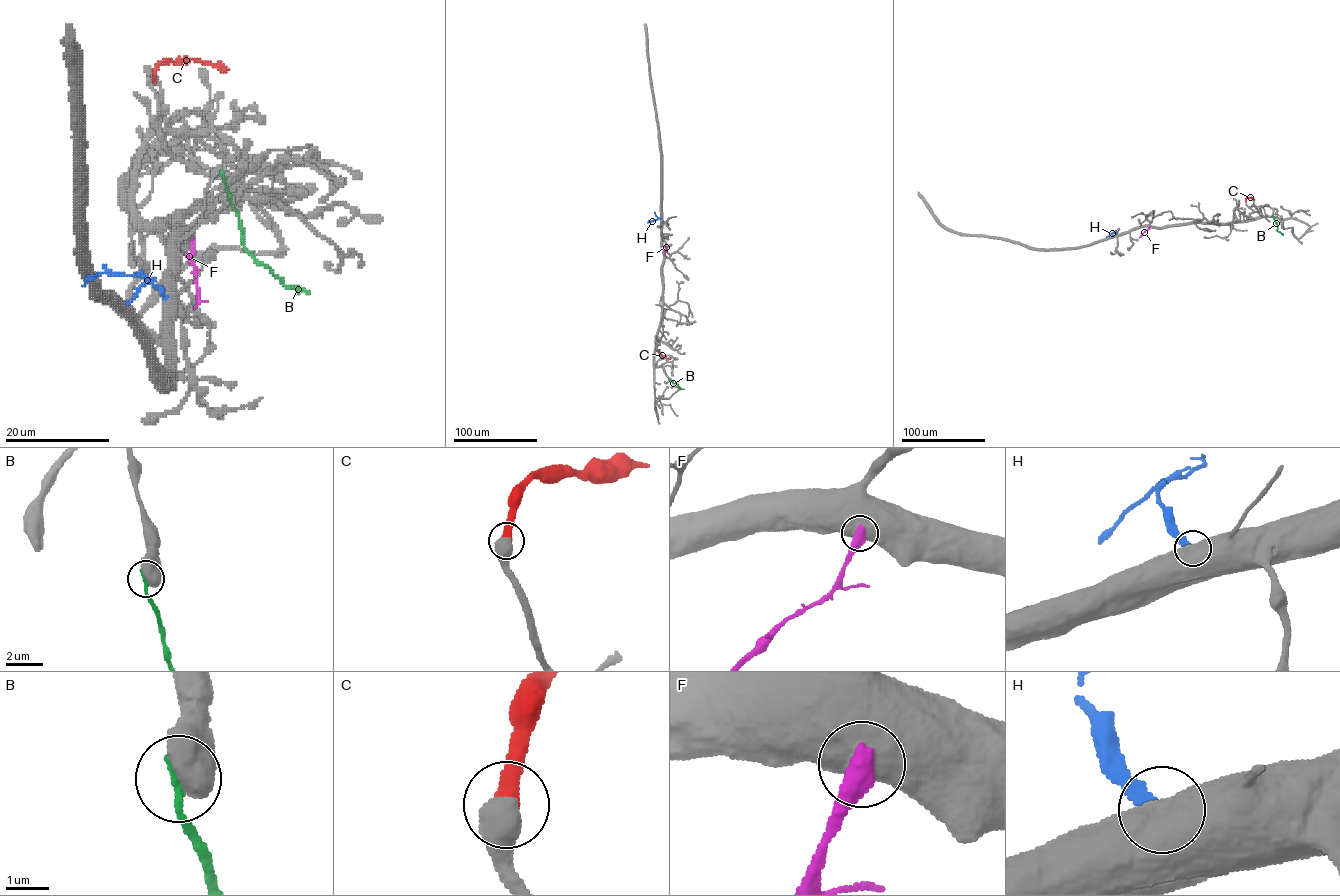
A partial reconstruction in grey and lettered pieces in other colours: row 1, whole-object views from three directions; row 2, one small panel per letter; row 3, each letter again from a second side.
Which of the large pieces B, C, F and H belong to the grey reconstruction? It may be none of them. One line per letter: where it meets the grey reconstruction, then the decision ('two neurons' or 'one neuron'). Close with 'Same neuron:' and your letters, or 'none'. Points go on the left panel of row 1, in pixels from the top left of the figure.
B: contact (222, 174); two neurons
C: contact (153, 80); one neuron
F: contact (194, 241); two neurons
H: contact (165, 298); two neurons
Same neuron: C

